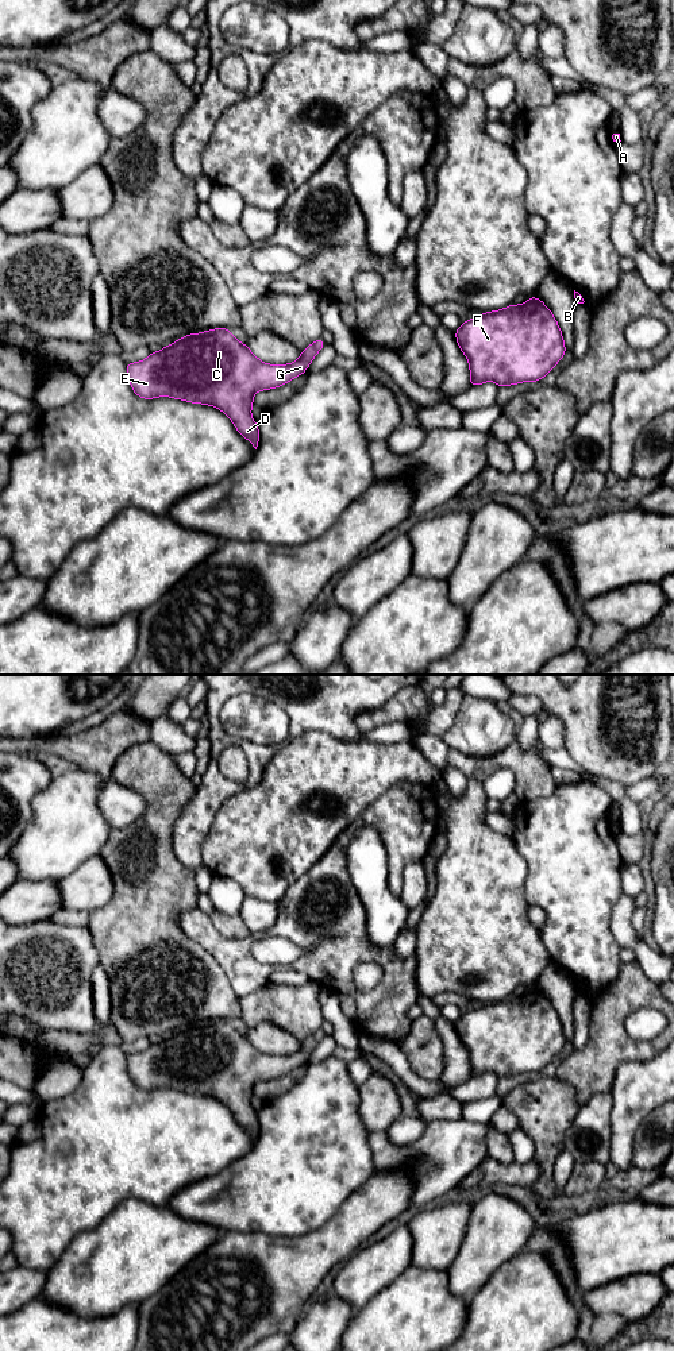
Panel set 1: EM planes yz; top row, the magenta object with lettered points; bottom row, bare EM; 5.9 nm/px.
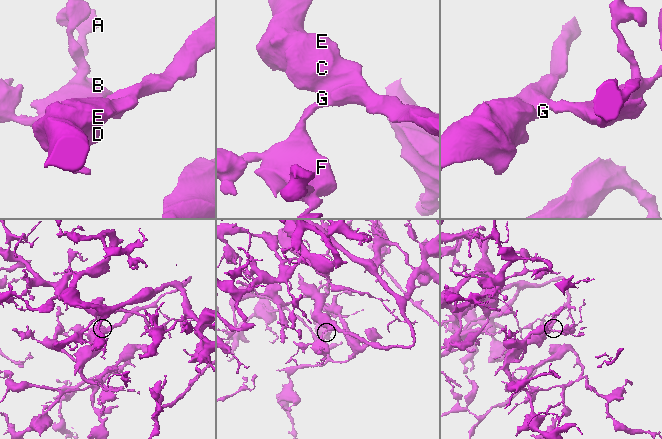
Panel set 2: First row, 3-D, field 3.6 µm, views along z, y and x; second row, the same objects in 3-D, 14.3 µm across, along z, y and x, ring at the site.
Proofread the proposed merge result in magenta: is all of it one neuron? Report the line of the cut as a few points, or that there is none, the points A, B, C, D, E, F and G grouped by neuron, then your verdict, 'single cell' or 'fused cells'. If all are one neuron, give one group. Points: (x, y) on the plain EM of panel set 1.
cut none; groups A B C D E F G; single cell

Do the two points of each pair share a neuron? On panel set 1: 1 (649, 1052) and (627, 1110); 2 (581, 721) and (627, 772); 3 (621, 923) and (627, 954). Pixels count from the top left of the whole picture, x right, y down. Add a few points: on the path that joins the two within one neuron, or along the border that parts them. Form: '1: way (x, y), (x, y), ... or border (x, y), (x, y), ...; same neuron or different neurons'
1: border (659, 1052), (647, 1060), (624, 1060), (615, 1073); different neurons
2: way (593, 733), (619, 760); same neuron
3: border (620, 946), (627, 946), (634, 953), (636, 961); different neurons

